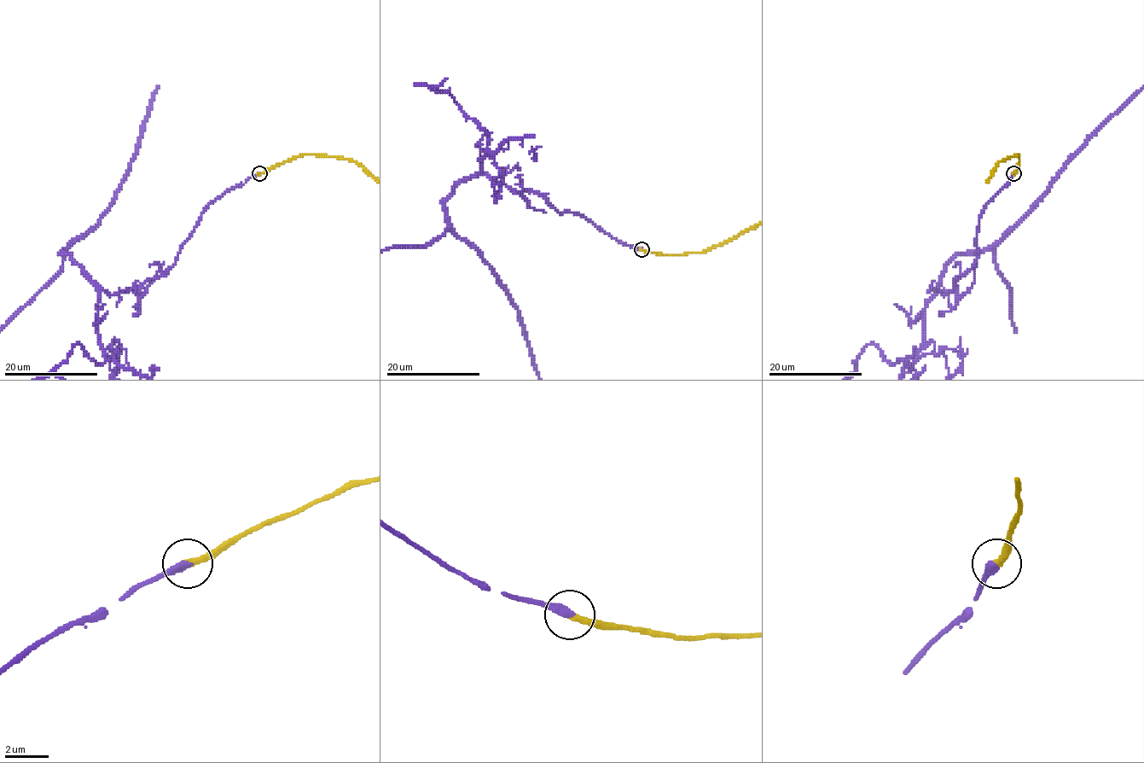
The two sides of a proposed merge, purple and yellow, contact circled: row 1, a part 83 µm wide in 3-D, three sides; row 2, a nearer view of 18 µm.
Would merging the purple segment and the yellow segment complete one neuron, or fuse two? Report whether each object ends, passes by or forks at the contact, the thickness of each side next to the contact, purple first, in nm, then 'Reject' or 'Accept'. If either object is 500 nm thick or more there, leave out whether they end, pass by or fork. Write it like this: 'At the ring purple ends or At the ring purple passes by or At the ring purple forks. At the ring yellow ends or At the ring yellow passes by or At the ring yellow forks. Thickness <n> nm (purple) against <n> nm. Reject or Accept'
At the ring purple ends. At the ring yellow ends. Thickness 380 nm (purple) against 320 nm. Accept

